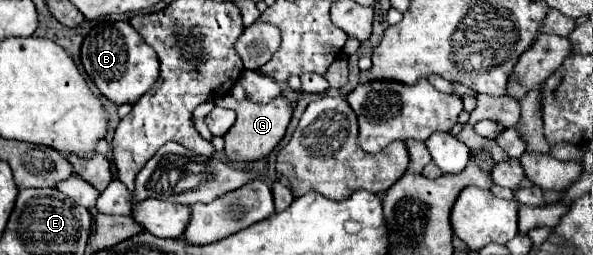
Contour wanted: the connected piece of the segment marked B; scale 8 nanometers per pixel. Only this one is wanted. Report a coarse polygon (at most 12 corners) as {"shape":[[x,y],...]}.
{"shape":[[127,21],[91,29],[81,61],[115,105],[159,79],[159,59]]}

